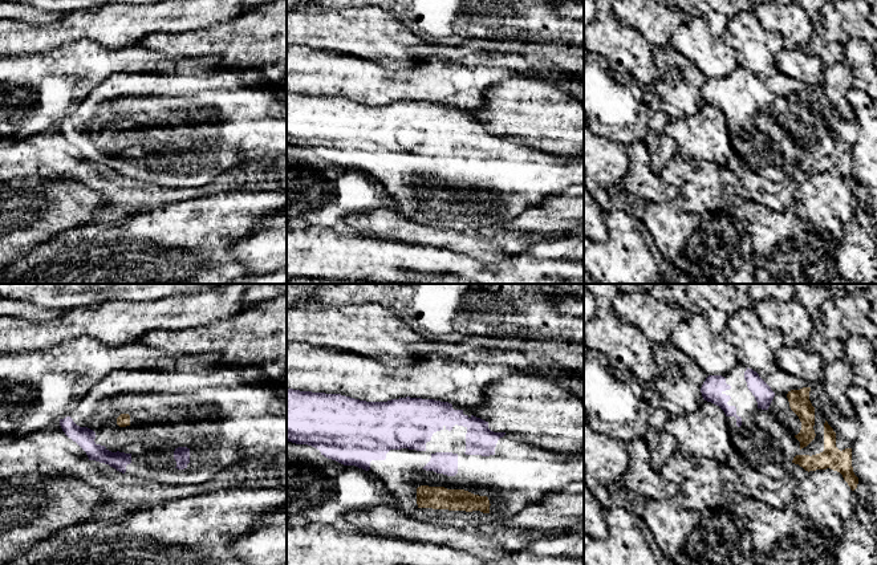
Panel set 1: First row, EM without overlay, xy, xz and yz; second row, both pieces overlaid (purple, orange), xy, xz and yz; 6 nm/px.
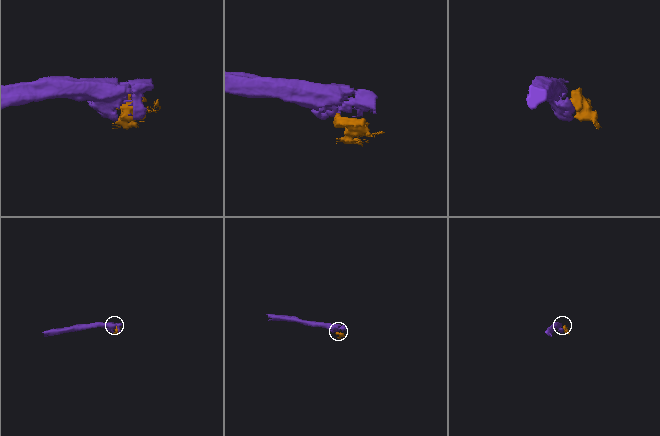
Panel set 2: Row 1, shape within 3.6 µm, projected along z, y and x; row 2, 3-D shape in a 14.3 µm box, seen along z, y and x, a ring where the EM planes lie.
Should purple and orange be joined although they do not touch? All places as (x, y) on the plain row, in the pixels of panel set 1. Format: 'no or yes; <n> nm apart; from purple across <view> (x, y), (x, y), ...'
yes; 80 nm apart; from purple across xz (447, 178), (443, 190)

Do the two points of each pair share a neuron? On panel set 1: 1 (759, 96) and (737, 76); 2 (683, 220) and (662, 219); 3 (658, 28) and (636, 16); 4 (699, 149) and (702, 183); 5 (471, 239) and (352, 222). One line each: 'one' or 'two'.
1: one
2: one
3: one
4: two
5: one

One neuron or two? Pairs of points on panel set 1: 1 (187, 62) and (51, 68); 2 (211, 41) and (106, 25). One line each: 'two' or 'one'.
1: one
2: two

